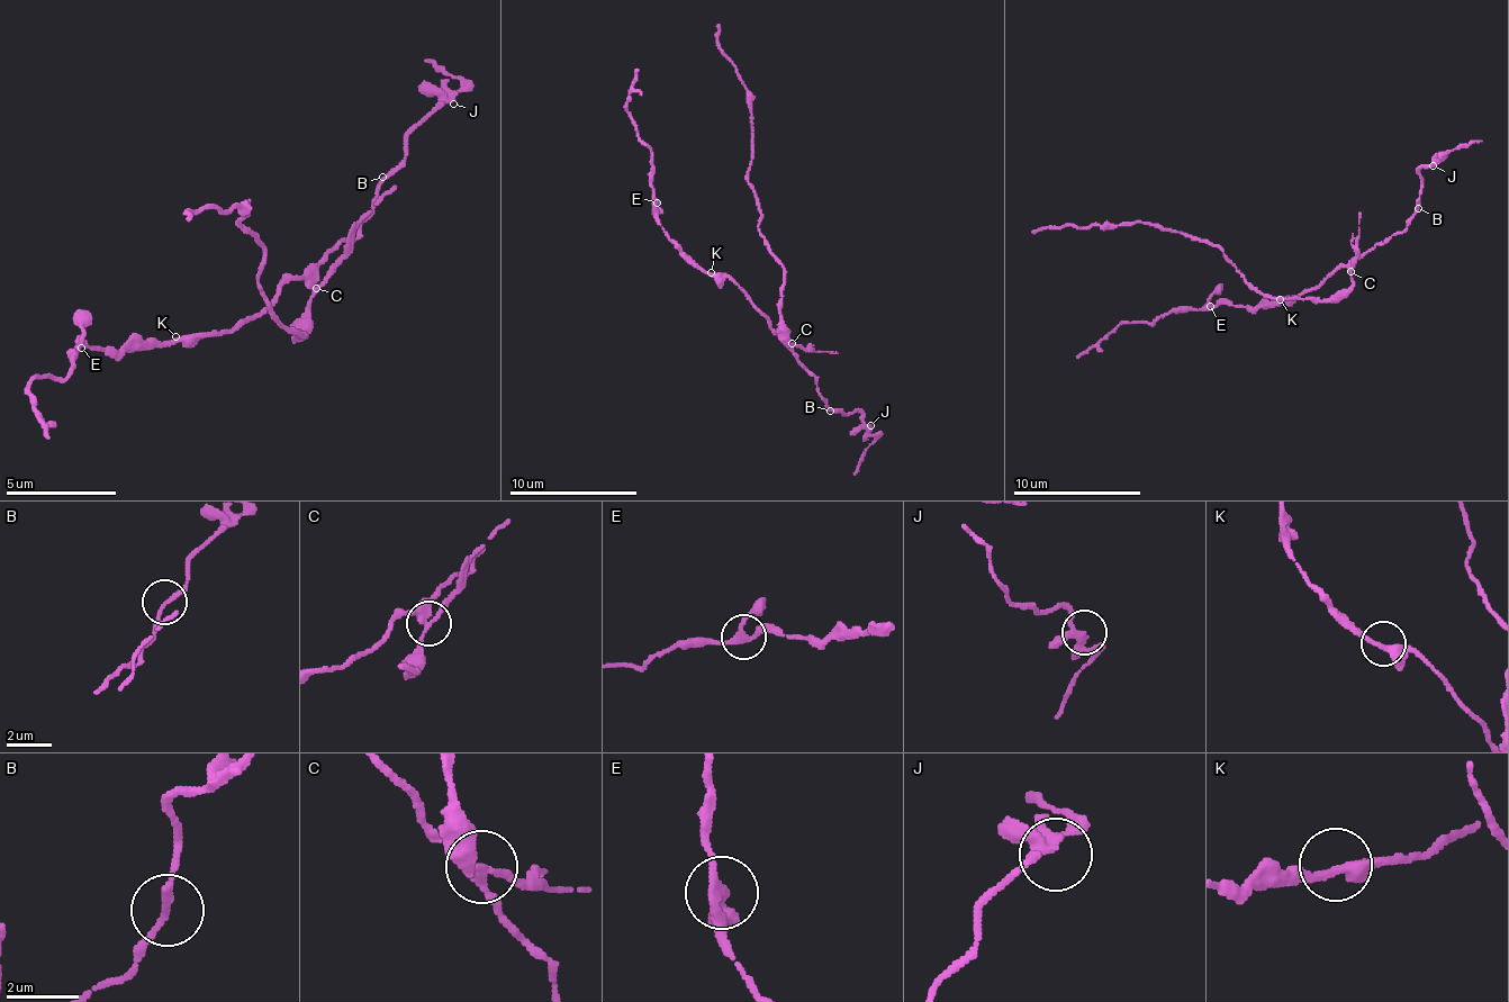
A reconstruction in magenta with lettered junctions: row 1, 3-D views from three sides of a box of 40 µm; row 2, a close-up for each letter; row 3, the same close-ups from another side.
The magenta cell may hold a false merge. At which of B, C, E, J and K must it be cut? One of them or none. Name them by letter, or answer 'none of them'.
C

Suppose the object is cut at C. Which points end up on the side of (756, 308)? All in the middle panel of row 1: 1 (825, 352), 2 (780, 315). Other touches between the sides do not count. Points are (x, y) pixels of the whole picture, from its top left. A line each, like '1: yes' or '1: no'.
1: no
2: no

